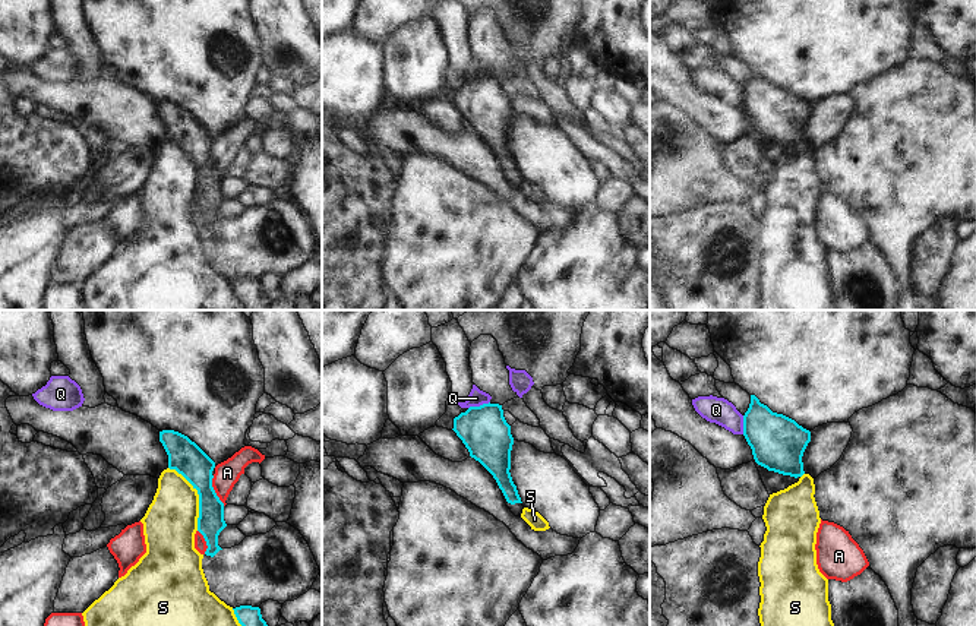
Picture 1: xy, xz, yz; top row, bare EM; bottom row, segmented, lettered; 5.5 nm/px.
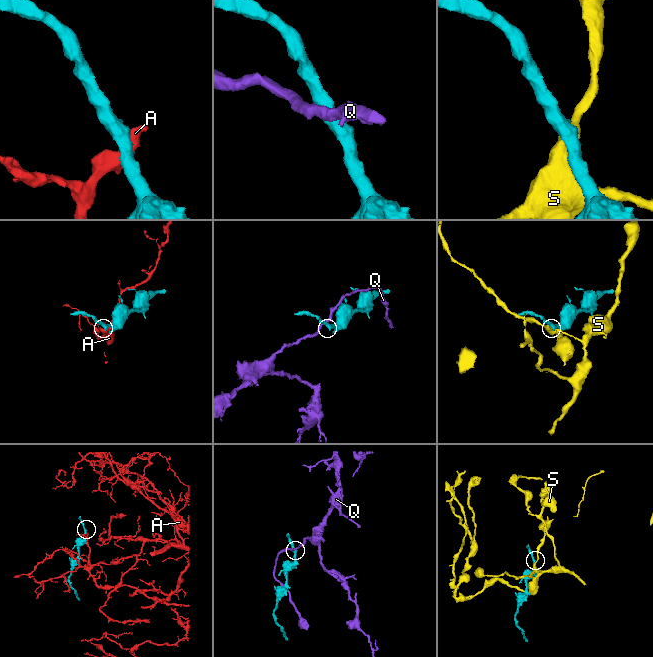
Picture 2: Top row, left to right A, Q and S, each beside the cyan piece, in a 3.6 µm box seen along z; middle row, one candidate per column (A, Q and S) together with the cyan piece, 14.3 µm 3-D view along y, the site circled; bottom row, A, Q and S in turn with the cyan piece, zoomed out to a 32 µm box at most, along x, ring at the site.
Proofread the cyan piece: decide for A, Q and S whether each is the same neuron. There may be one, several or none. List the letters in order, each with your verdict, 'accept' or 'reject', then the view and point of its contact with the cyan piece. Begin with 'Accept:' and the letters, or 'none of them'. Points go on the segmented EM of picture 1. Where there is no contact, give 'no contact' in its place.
Accept: none of them
A: reject | xy (214, 490)
Q: reject | xz (480, 405)
S: reject | xy (199, 496)

